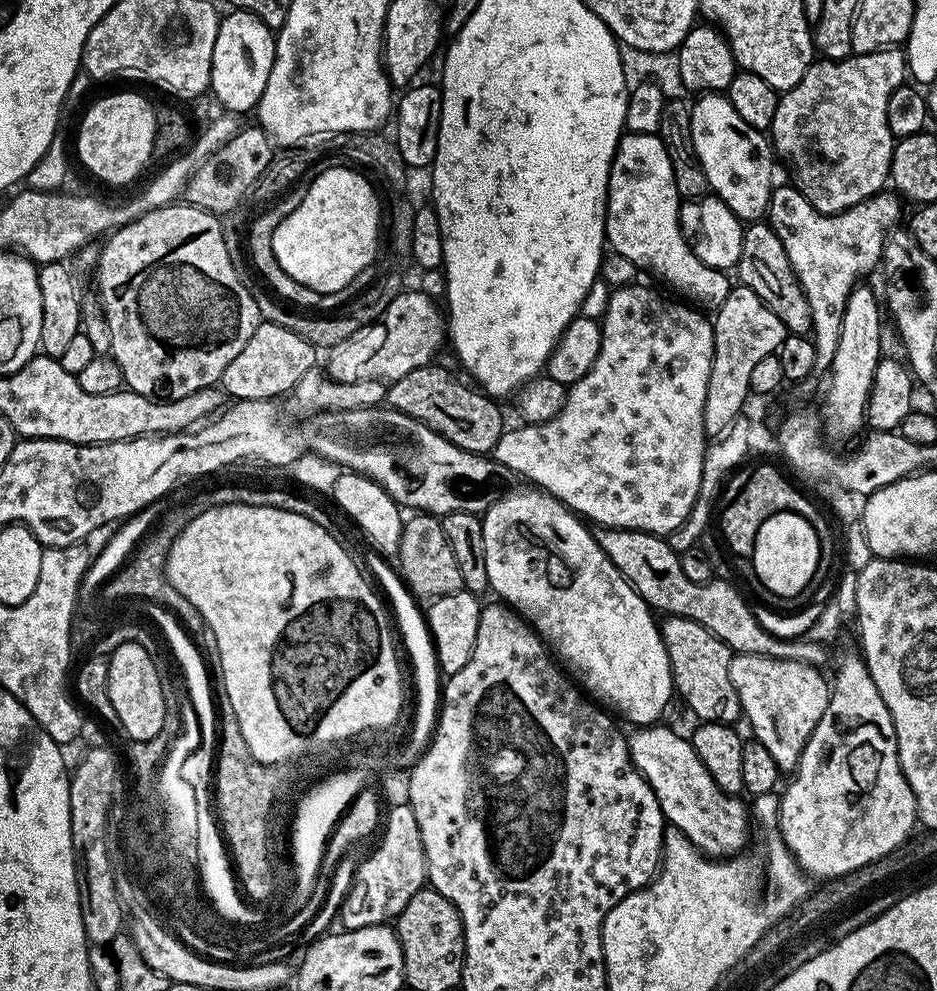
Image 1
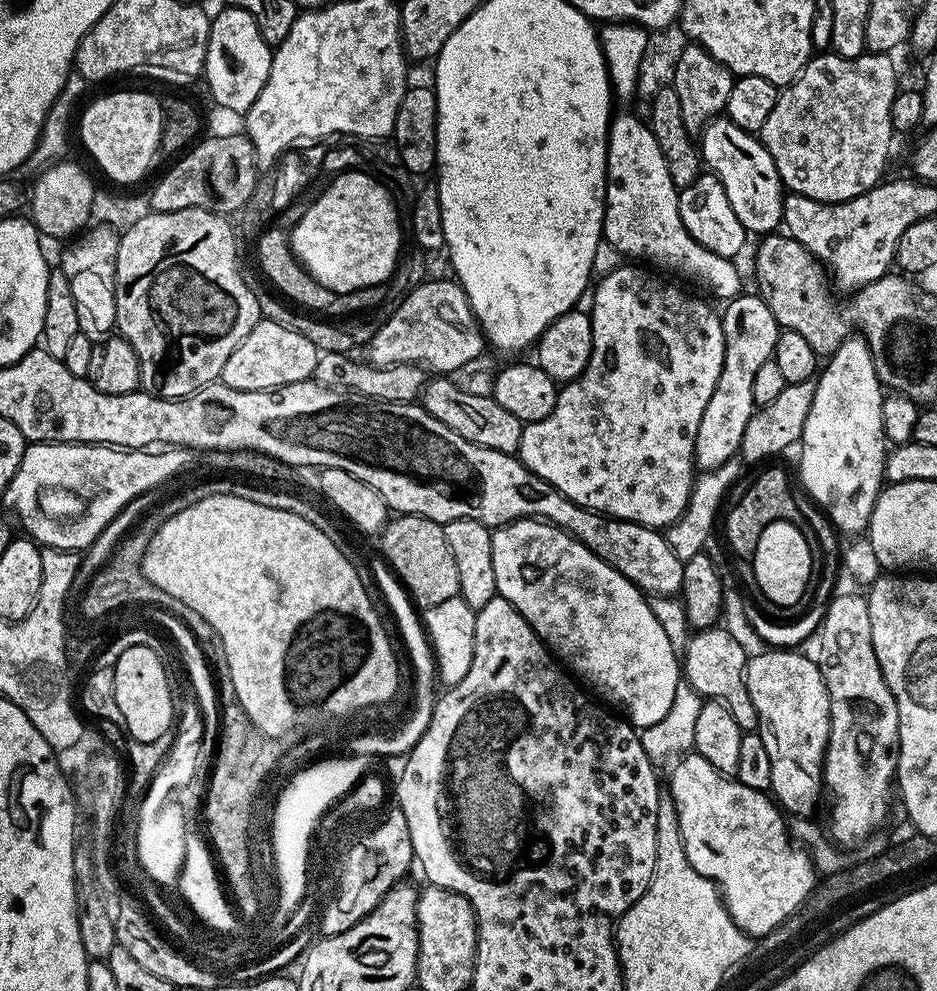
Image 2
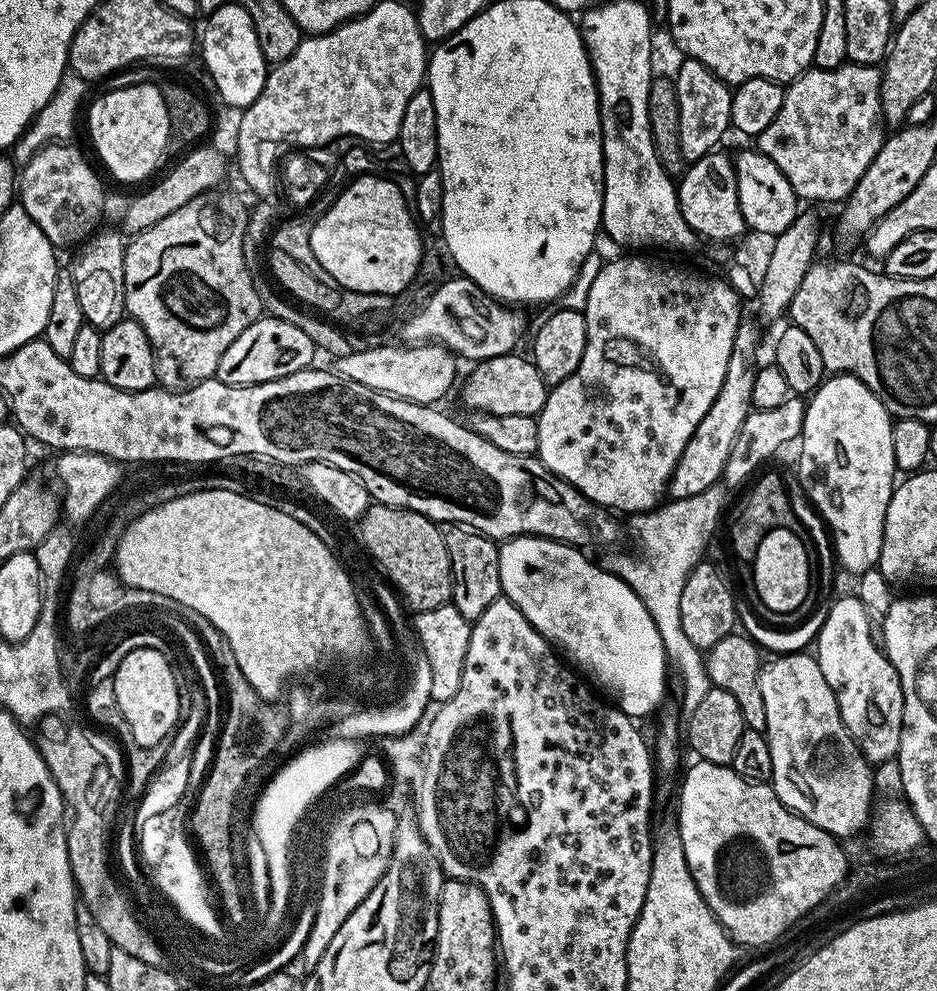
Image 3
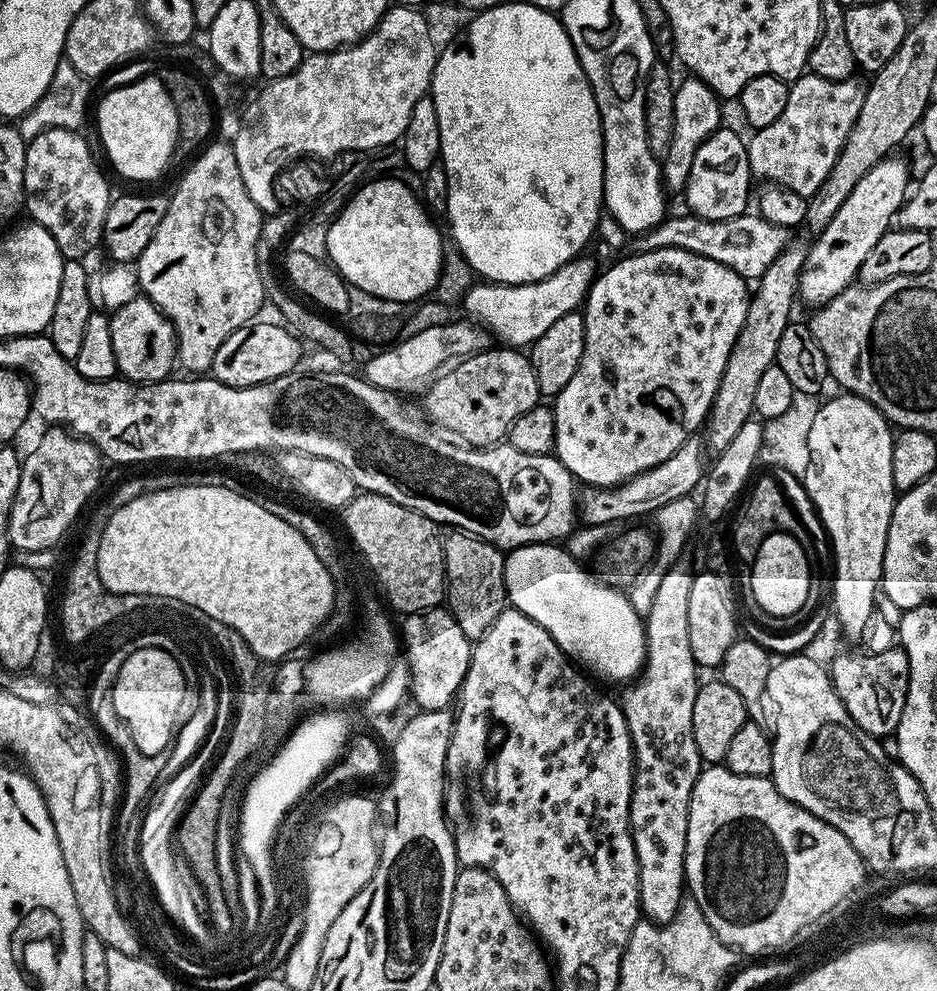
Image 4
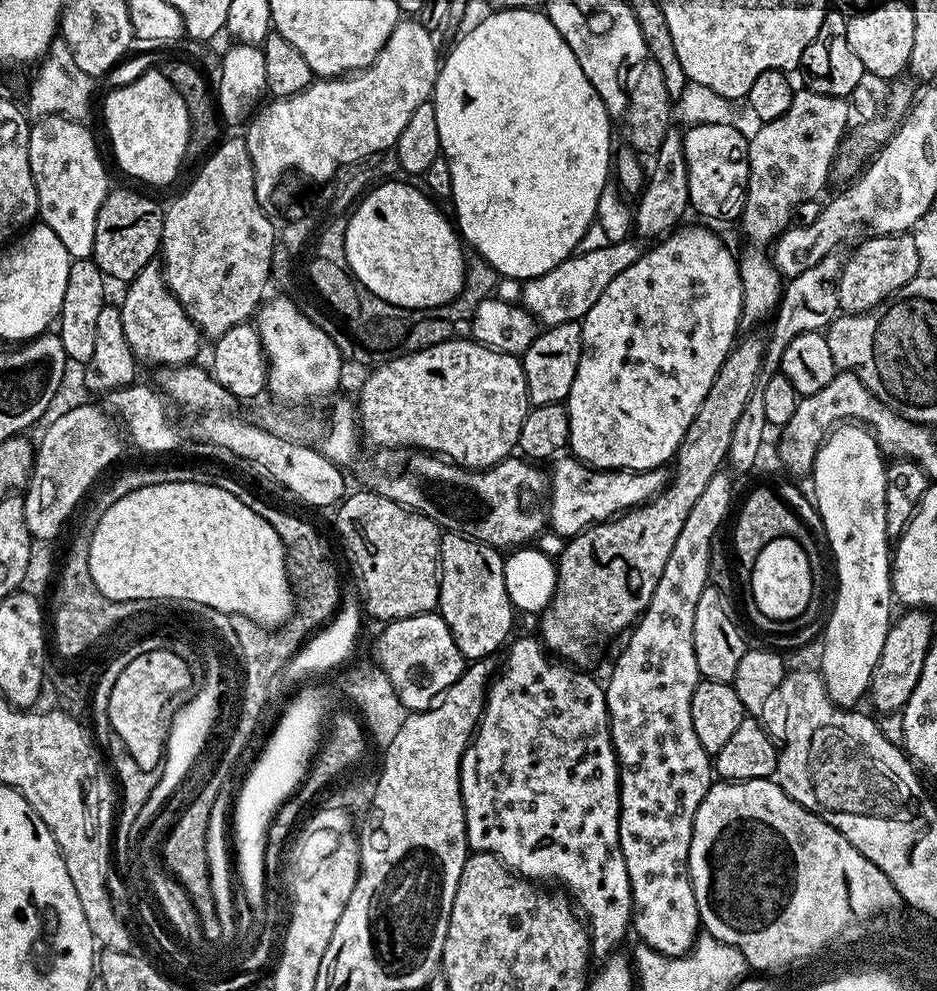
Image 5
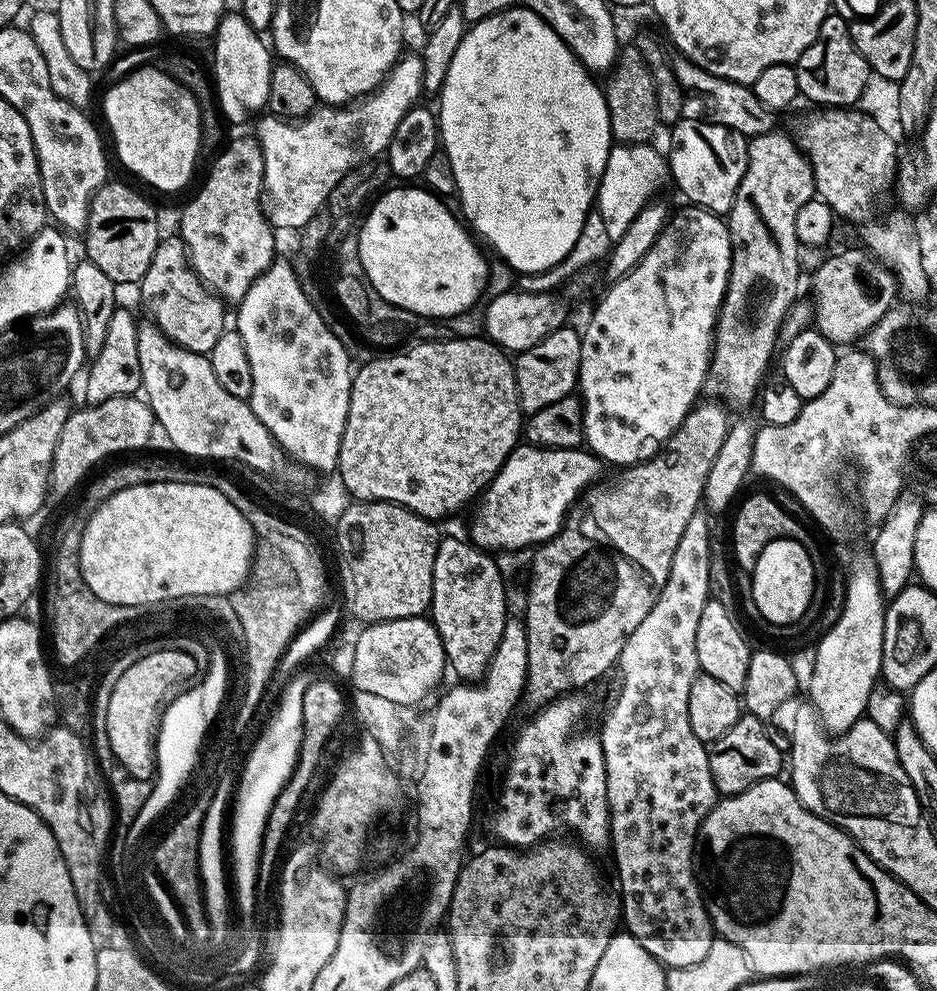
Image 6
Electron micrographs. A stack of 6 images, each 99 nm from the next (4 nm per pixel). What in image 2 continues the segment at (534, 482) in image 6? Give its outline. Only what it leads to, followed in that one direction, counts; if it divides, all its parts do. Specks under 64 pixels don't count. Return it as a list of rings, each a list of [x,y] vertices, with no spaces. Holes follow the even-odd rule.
[[[741,294],[723,305],[722,330],[724,331],[724,361],[722,374],[718,374],[718,386],[702,410],[702,422],[698,422],[698,434],[694,442],[695,467],[701,473],[722,466],[740,451],[742,434],[746,434],[746,422],[754,411],[754,373],[762,362],[776,355],[776,343],[781,334],[780,323],[770,314],[770,306],[758,294]]]

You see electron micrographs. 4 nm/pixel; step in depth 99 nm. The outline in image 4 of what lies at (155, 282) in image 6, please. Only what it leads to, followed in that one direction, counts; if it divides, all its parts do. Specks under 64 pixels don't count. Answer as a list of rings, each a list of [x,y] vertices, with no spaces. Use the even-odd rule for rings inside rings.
[[[137,294],[132,300],[126,302],[124,306],[113,311],[110,316],[110,339],[114,341],[114,358],[116,359],[116,371],[123,379],[132,381],[133,384],[157,384],[160,380],[167,380],[173,375],[172,367],[177,367],[178,361],[176,358],[176,328],[170,320],[162,315],[156,309],[154,302],[150,302],[148,297],[143,294]]]

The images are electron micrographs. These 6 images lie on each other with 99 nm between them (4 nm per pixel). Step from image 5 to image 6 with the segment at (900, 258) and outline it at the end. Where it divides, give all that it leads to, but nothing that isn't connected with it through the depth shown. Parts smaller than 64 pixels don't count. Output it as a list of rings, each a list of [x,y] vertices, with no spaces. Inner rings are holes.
[[[863,246],[848,248],[829,260],[828,257],[821,259],[811,276],[810,303],[814,309],[814,328],[834,346],[855,345],[852,343],[867,336],[882,314],[886,314],[898,300],[892,271]]]

